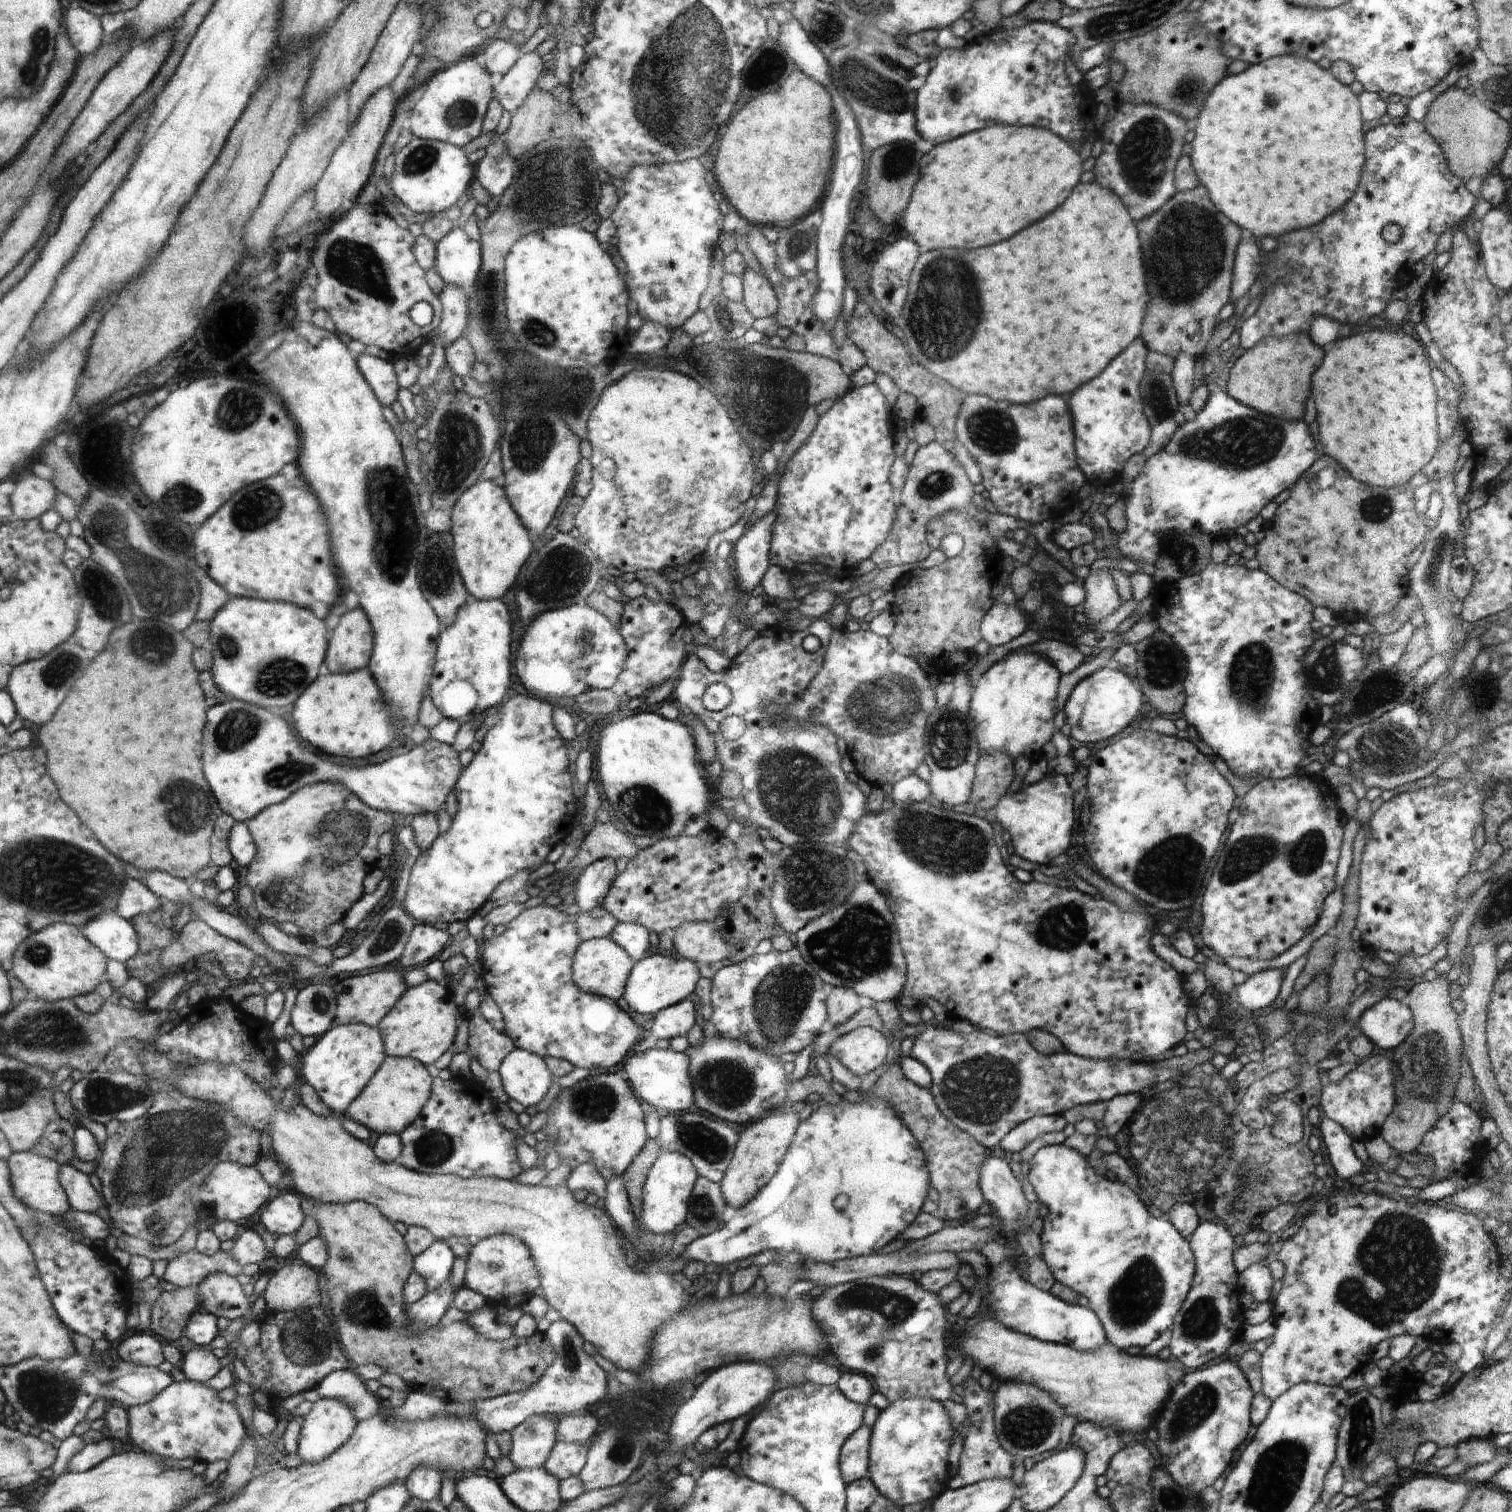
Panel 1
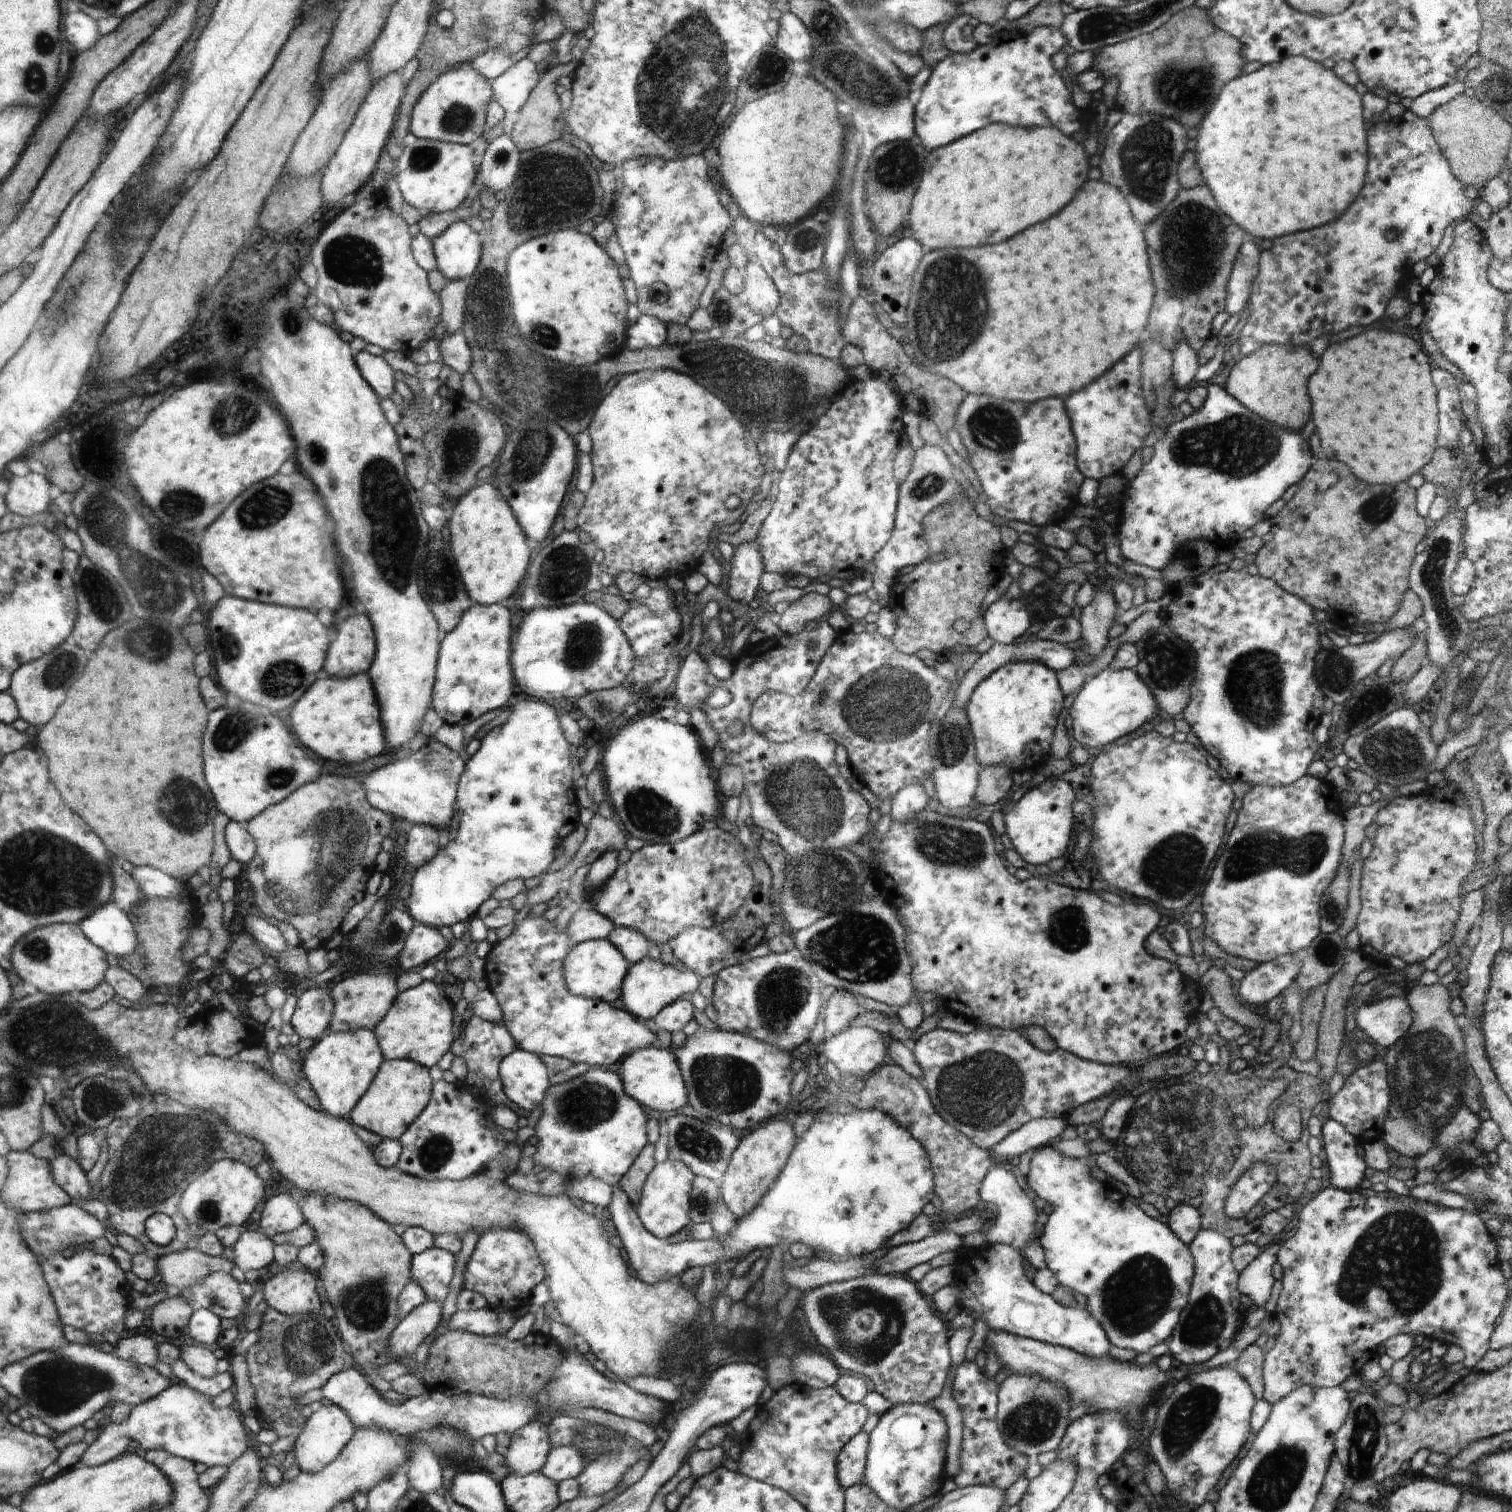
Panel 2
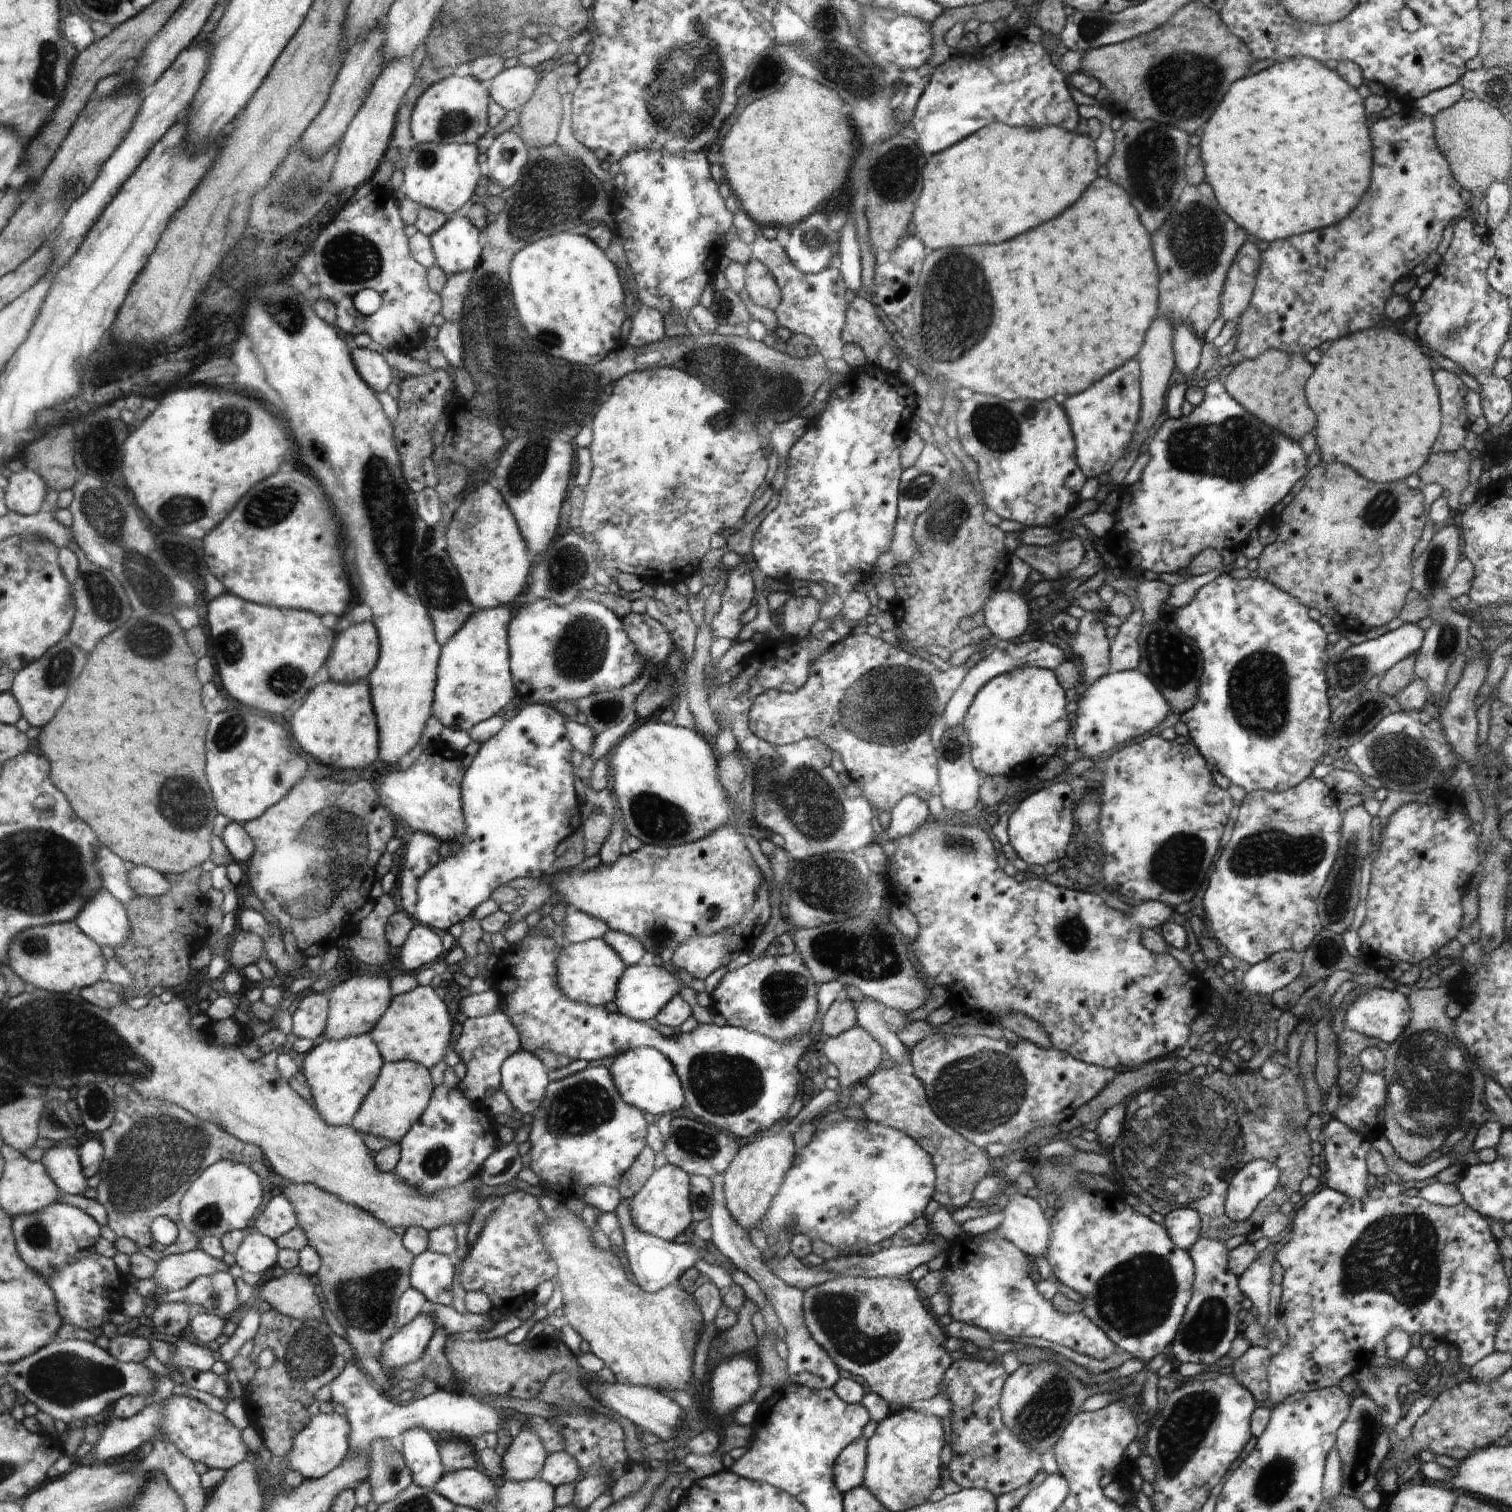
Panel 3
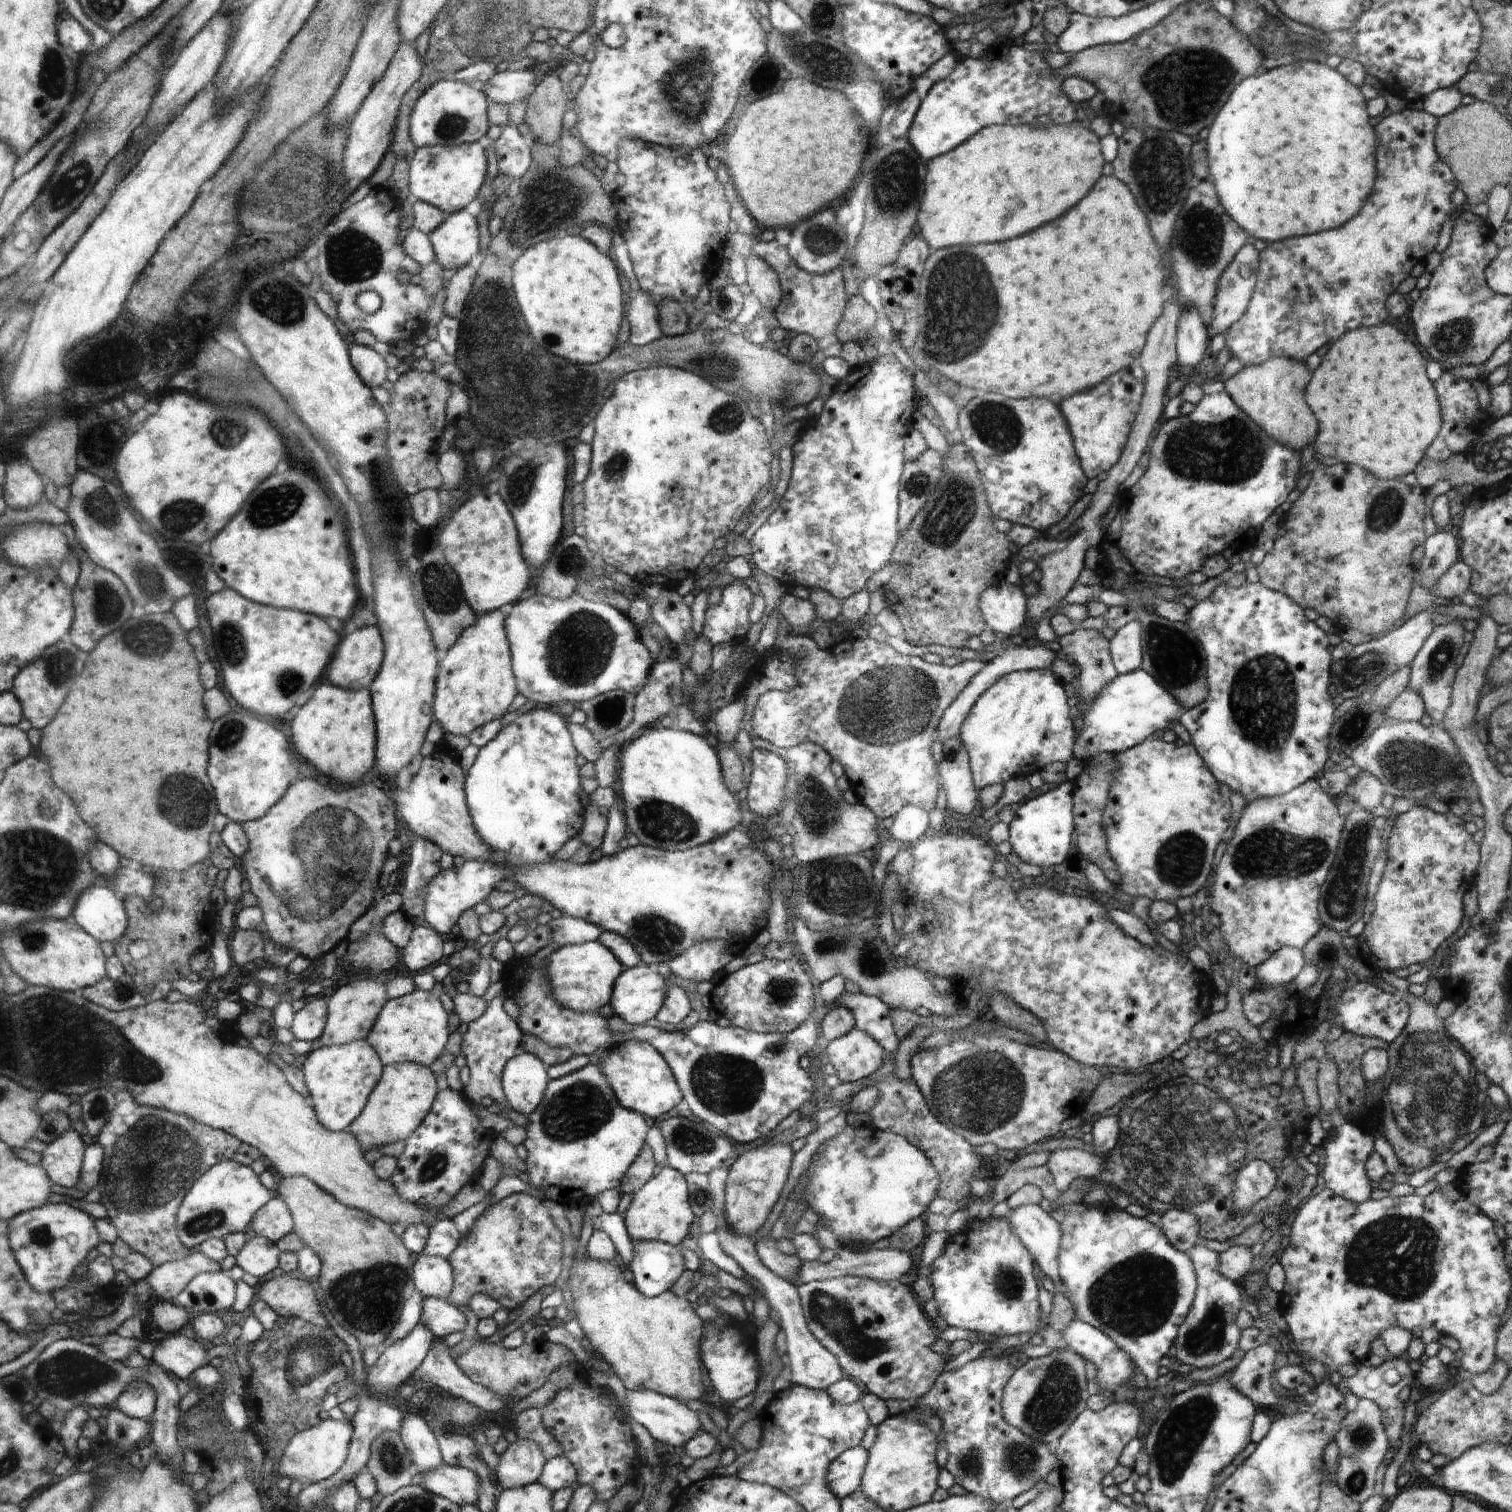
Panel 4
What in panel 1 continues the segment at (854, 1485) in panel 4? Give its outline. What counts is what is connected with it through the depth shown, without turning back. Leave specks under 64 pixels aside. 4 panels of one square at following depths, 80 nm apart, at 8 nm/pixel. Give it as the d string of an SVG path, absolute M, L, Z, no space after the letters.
M863 1424L862 1432L858 1432L854 1440L846 1439L846 1448L841 1448L841 1476L846 1476L846 1485L868 1477L869 1444L872 1442L872 1436L872 1429Z

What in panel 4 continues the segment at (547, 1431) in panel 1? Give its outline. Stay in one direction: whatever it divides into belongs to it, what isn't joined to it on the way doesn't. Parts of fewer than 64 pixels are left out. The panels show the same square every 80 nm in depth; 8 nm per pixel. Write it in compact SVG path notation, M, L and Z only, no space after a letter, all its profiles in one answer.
M518 1439L499 1455L493 1478L499 1490L522 1488L540 1478L546 1461L536 1441Z

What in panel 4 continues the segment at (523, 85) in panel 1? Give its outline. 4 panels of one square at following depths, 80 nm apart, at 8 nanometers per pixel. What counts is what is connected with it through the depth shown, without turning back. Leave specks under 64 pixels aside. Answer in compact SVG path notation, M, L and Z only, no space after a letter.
M532 70L496 73L490 80L479 84L482 92L492 103L510 105L514 100L530 94L536 86L539 75Z

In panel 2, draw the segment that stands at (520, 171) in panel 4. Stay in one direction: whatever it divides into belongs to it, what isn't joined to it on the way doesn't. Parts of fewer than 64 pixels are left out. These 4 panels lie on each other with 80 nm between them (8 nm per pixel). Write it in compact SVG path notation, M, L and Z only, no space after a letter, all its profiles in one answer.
M511 134L494 139L480 157L480 186L494 192L509 187L519 174L524 154Z

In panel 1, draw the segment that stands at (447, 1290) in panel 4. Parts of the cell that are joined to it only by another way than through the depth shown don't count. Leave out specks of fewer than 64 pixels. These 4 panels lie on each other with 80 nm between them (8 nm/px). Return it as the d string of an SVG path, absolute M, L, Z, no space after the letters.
M435 1239L424 1252L414 1257L413 1270L425 1278L428 1291L431 1291L447 1282L454 1259L450 1247L444 1241Z

